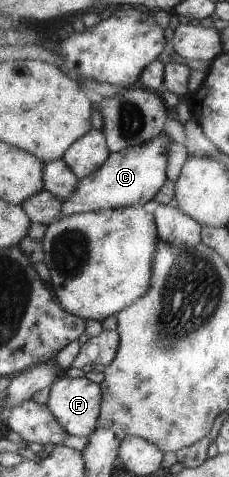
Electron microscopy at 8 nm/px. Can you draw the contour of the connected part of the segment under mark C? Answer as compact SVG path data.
M163 131L158 137L142 145L111 153L108 161L97 172L80 179L77 190L70 197L63 199L62 212L56 220L77 213L147 204L169 179L168 151L171 142Z

